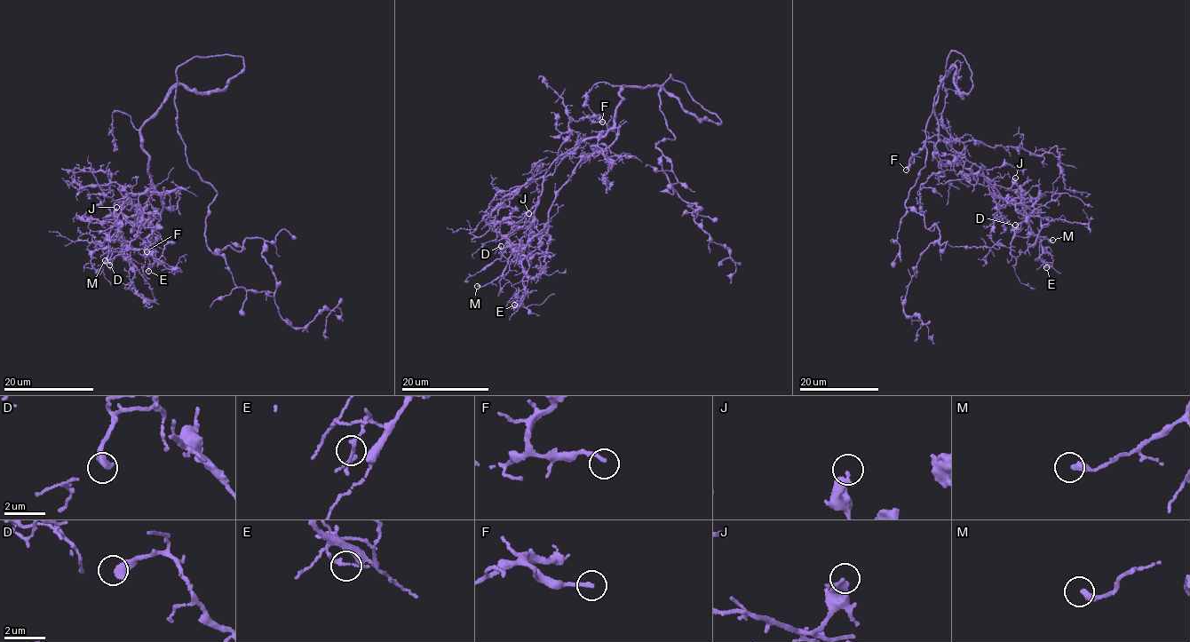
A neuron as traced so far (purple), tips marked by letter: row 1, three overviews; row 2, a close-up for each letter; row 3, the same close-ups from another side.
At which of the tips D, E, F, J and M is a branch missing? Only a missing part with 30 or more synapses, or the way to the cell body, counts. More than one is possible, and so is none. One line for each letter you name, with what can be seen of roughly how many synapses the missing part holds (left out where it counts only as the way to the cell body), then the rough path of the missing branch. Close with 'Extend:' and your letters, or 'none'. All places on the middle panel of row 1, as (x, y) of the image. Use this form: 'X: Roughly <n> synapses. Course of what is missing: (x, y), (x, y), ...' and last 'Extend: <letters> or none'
Extend: none

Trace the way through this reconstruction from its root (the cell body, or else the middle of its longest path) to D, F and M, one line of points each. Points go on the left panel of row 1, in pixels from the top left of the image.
D: (234, 56), (243, 68), (222, 90), (176, 85), (141, 128), (154, 191), (128, 194), (109, 265)
F: (234, 56), (243, 68), (222, 90), (176, 85), (141, 128), (153, 192), (138, 198), (130, 246), (146, 251)
M: (234, 56), (222, 90), (176, 85), (141, 128), (154, 191), (129, 194), (109, 237), (123, 255), (105, 260)

